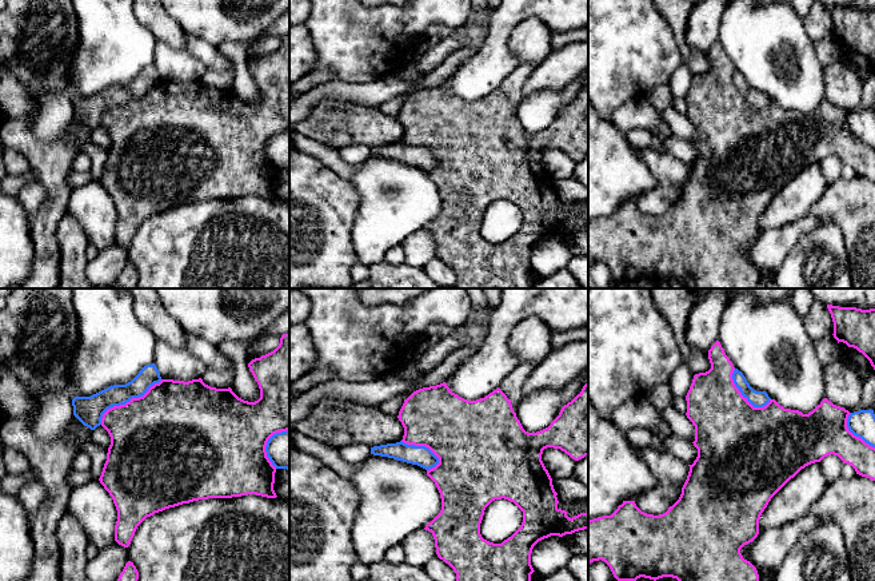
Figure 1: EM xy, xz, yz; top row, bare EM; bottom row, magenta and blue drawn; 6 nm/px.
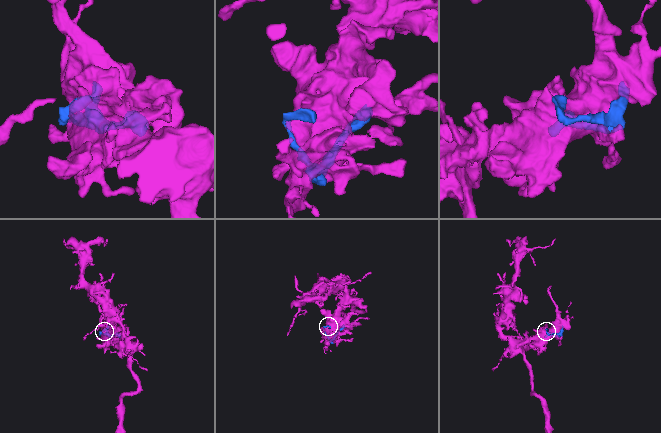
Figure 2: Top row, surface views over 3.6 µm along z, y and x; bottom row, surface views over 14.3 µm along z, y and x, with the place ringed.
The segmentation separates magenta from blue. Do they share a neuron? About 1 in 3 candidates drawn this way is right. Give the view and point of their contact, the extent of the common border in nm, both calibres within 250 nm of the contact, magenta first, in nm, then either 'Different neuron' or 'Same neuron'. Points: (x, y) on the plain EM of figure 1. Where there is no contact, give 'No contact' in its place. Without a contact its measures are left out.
Touches magenta at xy (127, 103). Shared border 460 nm. Thickness 500 nm (magenta) against 170 nm. Different neuron

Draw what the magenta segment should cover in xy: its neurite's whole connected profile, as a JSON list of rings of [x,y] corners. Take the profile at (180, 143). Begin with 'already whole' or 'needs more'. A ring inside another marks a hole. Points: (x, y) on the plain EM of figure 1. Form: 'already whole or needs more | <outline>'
already whole | [[[283,35],[279,47],[248,68],[259,85],[260,99],[248,103],[239,99],[231,88],[216,89],[205,85],[201,79],[188,83],[161,80],[139,99],[125,106],[108,110],[101,127],[111,138],[100,184],[109,194],[117,211],[115,242],[128,248],[137,227],[155,214],[208,199],[232,199],[256,195],[276,199],[273,191],[276,168],[267,158],[268,140],[289,131],[289,35]]]

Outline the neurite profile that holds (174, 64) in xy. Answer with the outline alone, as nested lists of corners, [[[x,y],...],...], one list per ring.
[[[155,43],[155,65],[161,80],[192,81],[199,80],[207,71],[204,63],[185,49],[176,49],[165,43]]]

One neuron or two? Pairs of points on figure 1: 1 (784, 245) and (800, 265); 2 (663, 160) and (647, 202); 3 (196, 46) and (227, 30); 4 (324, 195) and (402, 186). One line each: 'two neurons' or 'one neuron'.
1: two neurons
2: one neuron
3: two neurons
4: two neurons

